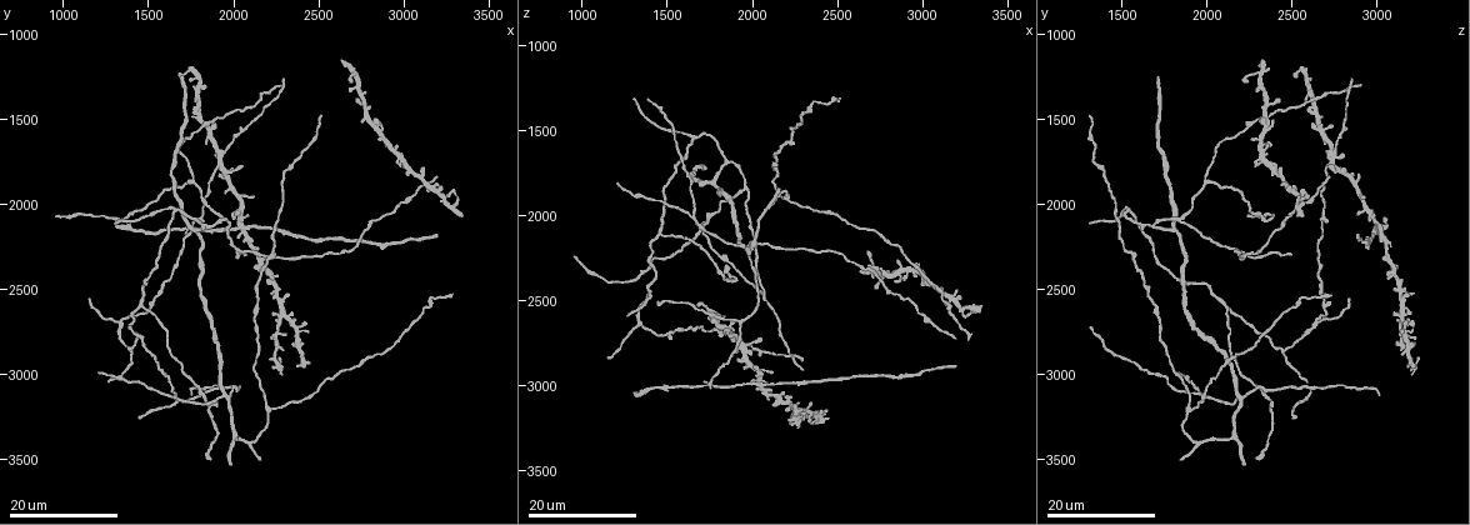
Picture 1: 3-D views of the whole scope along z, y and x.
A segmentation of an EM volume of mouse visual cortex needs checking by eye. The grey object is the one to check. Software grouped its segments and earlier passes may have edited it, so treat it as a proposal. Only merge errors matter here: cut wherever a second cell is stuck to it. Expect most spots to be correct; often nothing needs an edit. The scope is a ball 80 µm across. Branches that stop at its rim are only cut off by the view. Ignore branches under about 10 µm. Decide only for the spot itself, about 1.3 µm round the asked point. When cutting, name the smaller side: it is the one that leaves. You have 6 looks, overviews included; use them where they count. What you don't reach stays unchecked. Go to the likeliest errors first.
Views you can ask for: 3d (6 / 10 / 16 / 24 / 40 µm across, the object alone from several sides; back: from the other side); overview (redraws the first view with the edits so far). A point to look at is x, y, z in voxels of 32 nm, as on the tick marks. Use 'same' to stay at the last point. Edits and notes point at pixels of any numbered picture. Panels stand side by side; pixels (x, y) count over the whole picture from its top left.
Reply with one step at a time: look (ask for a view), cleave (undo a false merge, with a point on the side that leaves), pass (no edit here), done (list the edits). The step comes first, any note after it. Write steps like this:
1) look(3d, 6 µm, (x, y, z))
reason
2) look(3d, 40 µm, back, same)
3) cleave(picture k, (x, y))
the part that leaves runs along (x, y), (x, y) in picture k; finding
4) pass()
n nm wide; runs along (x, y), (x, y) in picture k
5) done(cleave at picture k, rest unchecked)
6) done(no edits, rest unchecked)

look(3d, 24 µm, (1460, 2600, 2100))

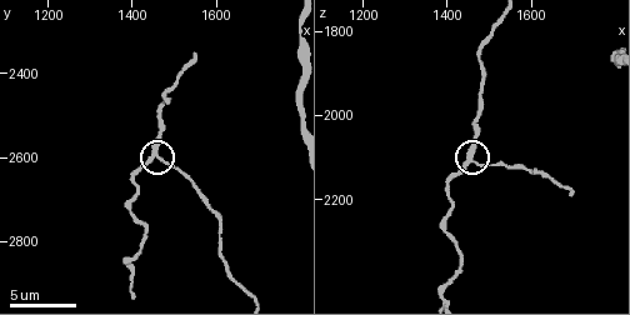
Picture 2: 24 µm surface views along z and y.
look(3d, 10 µm, (1460, 2600, 2105))

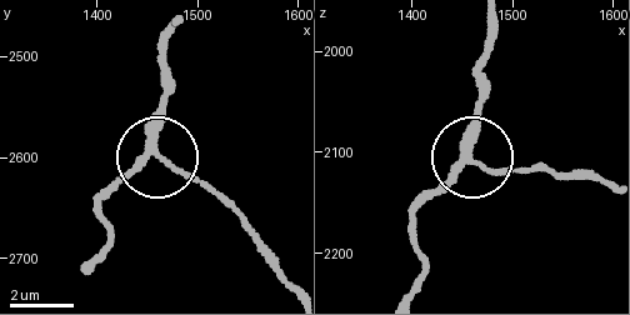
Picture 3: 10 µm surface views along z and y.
pass()
220 nm wide; runs along (494, 26), (478, 65), (473, 156), (503, 173), (556, 173) in picture 3; continuous, no second cell

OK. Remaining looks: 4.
look(3d, 24 µm, (1640, 3120, 2000))
a fork

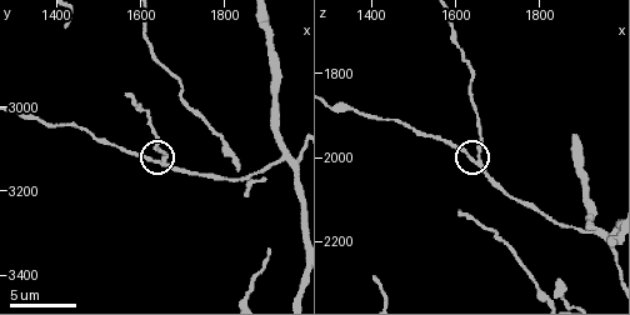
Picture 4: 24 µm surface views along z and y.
look(3d, 6 µm, (1645, 3135, 2010))

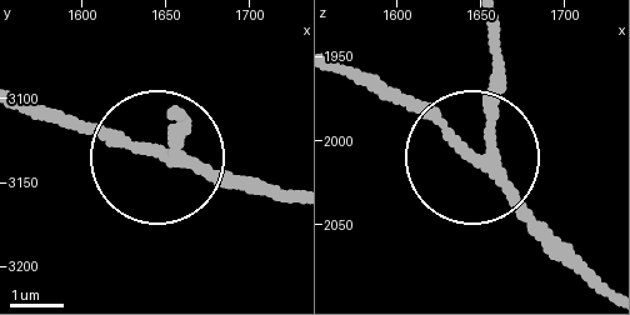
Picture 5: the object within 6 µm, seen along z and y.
pass()
200 nm wide; runs along (601, 288), (378, 78) in picture 5; all the same cell

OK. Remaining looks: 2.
look(3d, 16 µm, (1980, 2100, 1840))
three arms meet

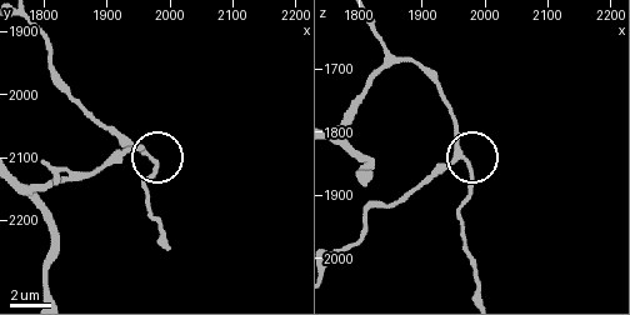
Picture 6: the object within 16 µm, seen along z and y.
look(3d, 6 µm, (1955, 2090, 1840))
closer look

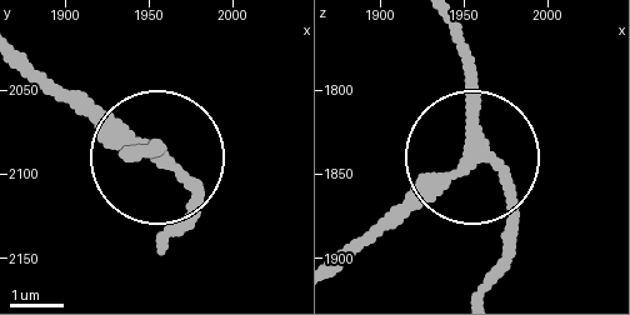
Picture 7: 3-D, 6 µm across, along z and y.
pass()
continuous, no second cell

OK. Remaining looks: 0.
done(no edits, rest unchecked)

